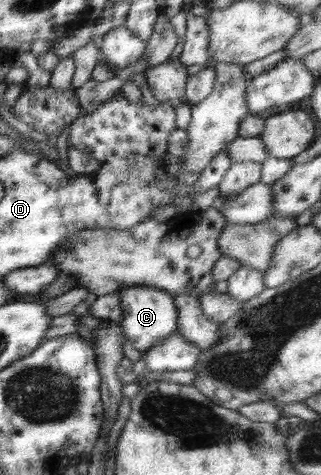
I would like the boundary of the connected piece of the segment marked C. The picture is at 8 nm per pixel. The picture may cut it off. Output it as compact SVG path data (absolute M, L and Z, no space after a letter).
M129 287L116 292L120 295L120 305L122 305L122 330L130 346L142 352L148 352L154 346L161 344L166 338L178 330L178 307L174 302L174 297L167 291L153 287Z

